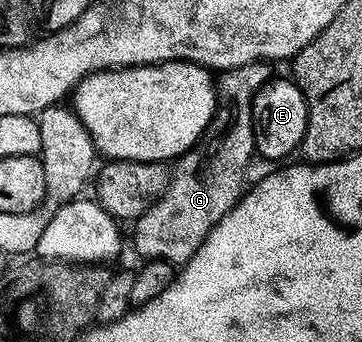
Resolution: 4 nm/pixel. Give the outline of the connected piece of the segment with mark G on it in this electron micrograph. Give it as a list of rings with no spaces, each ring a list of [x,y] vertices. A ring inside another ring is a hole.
[[[260,62],[218,73],[215,113],[207,128],[199,141],[174,161],[171,180],[163,195],[134,221],[135,233],[129,240],[135,243],[143,260],[164,260],[176,266],[186,264],[201,242],[205,242],[213,226],[238,204],[248,183],[247,167],[251,164],[251,155],[254,157],[257,152],[255,129],[251,126],[251,100],[272,79],[271,68],[270,63]]]

